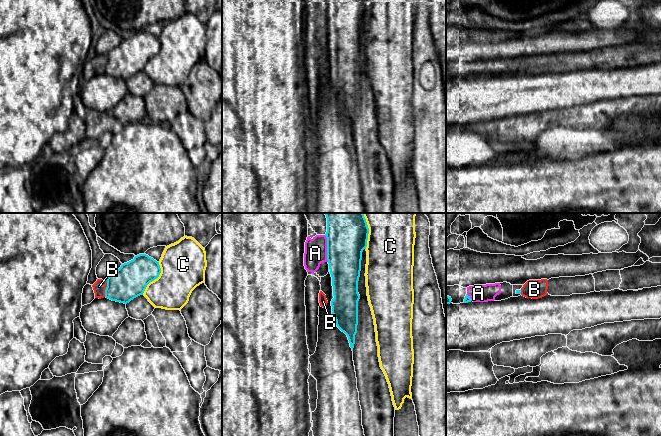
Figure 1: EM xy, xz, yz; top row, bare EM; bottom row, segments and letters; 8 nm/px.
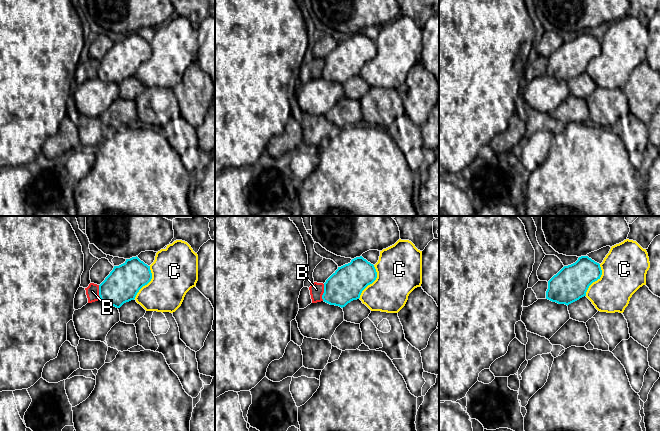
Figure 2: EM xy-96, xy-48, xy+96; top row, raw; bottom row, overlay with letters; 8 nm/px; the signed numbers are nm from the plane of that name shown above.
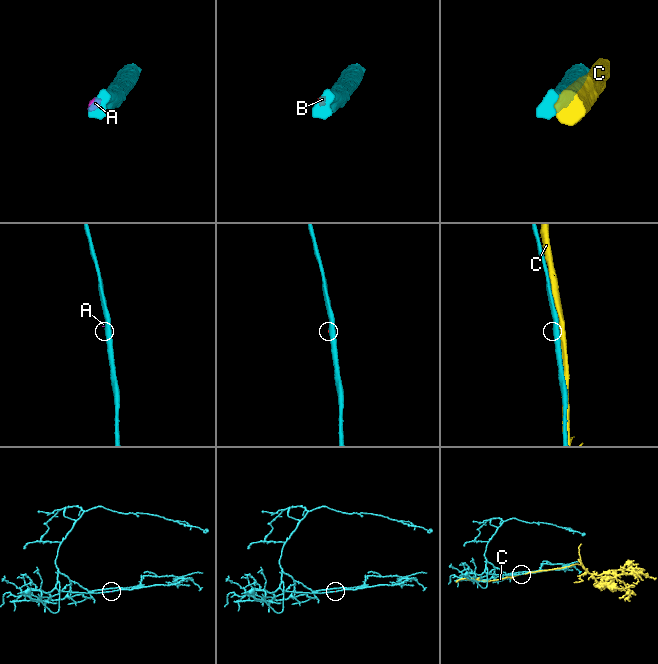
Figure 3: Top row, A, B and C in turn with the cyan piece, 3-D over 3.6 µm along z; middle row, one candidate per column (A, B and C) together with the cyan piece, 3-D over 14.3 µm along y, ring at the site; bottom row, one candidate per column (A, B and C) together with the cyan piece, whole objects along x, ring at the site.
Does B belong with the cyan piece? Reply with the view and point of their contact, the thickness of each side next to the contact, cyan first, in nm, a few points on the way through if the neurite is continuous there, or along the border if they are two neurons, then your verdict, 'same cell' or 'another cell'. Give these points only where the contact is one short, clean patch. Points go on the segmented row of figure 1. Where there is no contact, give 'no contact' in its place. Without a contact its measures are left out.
xy (106, 288) | 280/100 nm | along xy (106, 280), (104, 296) | another cell

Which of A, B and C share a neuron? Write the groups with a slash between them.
A B / C

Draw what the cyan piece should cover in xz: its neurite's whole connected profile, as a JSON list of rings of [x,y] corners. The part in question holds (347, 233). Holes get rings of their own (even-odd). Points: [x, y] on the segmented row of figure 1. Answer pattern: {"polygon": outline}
{"polygon": [[[325,213],[327,218],[327,260],[332,277],[332,314],[337,327],[344,332],[350,347],[354,348],[358,325],[358,281],[361,271],[362,252],[367,247],[369,228],[363,213]]]}

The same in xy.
{"polygon": [[[139,254],[107,278],[105,297],[127,304],[143,295],[147,285],[157,279],[160,273],[159,262],[146,254]]]}

